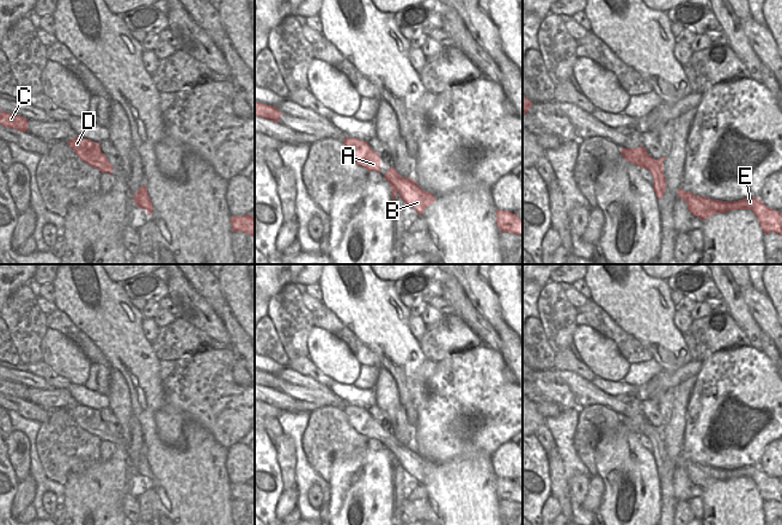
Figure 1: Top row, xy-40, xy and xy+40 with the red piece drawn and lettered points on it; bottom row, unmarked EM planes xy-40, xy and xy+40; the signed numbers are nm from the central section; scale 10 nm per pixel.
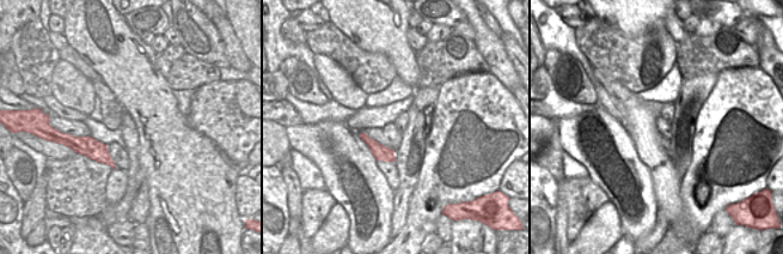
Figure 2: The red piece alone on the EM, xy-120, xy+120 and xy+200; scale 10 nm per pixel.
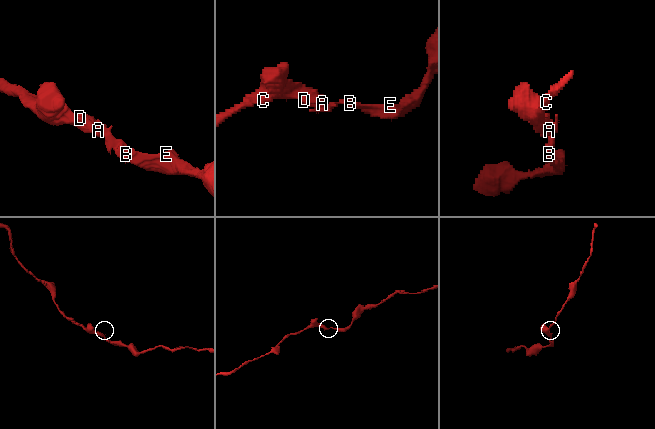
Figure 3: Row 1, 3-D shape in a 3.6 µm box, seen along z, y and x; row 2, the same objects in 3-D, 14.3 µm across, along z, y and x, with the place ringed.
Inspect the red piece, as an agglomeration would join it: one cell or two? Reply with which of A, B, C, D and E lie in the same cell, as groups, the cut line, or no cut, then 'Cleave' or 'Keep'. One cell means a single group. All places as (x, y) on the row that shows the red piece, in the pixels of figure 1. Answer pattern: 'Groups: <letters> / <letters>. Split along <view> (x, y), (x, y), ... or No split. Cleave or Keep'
Groups: A B C D E. No split. Keep.

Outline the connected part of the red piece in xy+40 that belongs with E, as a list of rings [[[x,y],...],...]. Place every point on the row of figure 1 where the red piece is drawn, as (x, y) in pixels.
[[[678,189],[678,197],[688,204],[689,212],[702,220],[715,213],[726,213],[733,209],[751,209],[764,233],[774,232],[782,234],[782,215],[778,210],[766,207],[757,196],[738,201],[711,200]]]

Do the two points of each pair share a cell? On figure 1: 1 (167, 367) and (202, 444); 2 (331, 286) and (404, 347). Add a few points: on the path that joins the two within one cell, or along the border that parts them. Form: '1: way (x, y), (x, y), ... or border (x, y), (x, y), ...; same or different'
1: border (159, 361), (159, 378), (162, 380); different
2: way (349, 298), (355, 300), (386, 331); same

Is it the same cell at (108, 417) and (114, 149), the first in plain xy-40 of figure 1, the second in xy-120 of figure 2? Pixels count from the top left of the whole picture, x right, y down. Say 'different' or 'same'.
same

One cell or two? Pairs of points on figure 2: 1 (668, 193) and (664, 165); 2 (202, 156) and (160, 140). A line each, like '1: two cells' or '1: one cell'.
1: one cell
2: one cell

